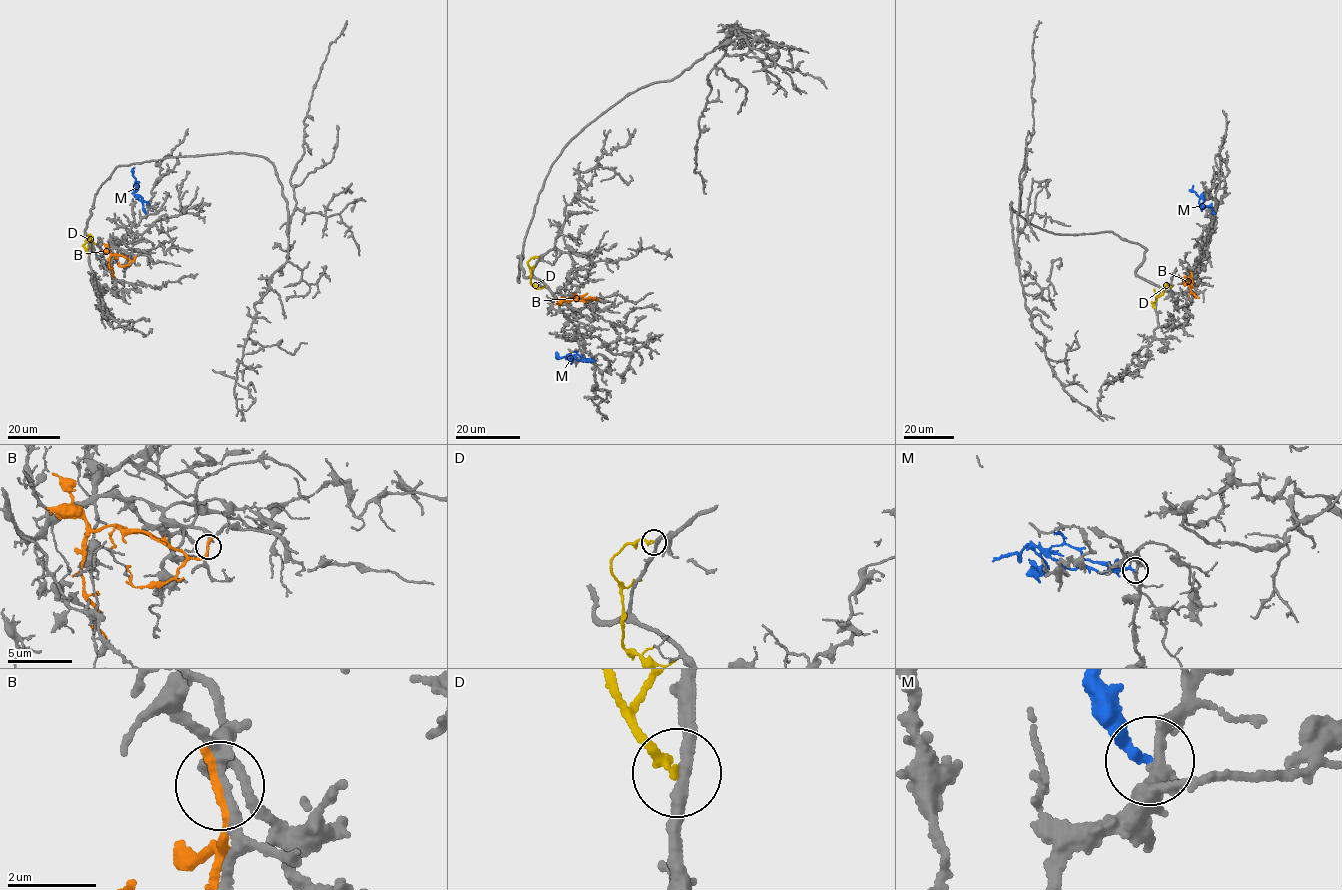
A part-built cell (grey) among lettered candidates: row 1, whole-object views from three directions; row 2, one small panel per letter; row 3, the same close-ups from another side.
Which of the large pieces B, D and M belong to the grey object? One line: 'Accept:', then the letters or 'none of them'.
Accept: none of them

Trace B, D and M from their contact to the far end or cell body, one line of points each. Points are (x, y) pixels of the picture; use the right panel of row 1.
B: (1191, 273), (1186, 281), (1199, 297)
D: (1154, 307), (1152, 303), (1166, 285), (1171, 286)
M: (1215, 213), (1212, 208), (1202, 206), (1192, 185)

